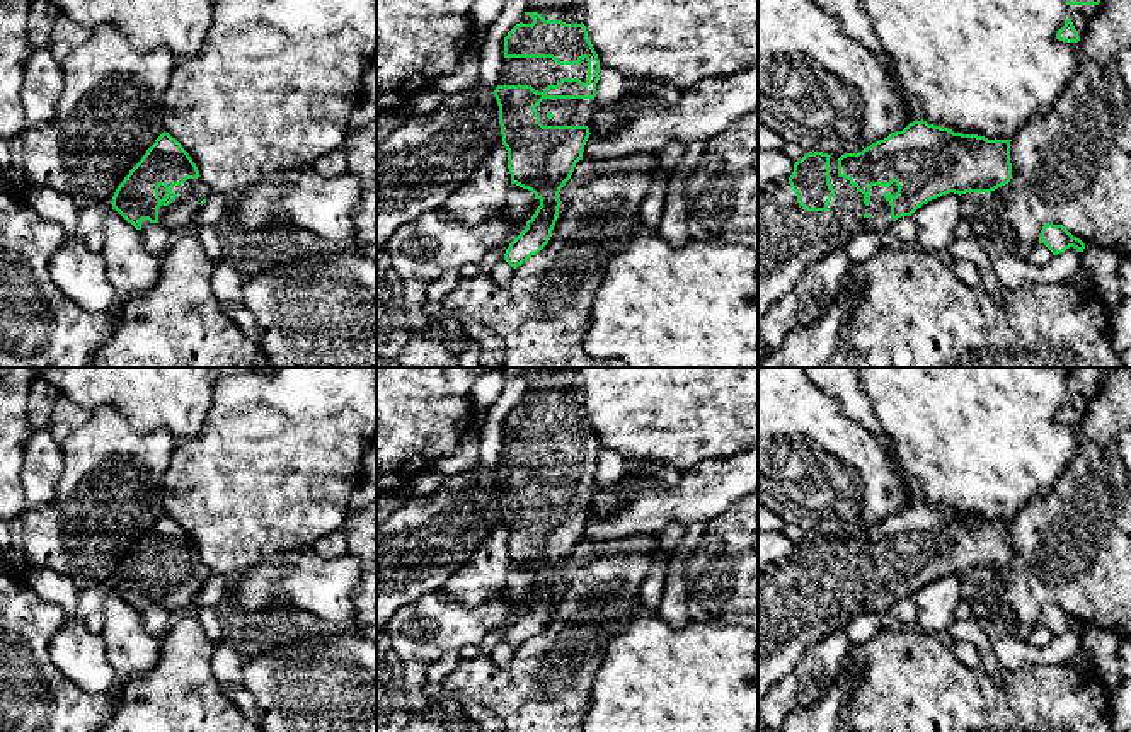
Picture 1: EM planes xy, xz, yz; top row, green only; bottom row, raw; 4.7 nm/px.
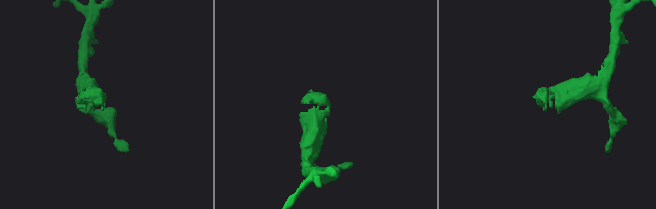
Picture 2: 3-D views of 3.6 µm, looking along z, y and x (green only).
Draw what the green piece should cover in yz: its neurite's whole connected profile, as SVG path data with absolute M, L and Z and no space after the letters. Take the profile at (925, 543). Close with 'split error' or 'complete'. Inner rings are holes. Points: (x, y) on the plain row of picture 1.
M913 502L903 512L841 538L806 535L787 563L758 567L758 703L809 645L864 613L889 613L901 598L949 574L991 574L1012 560L1012 521L988 521Z; split error

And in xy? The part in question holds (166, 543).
M164 512L118 567L111 586L140 613L162 604L177 615L187 611L210 577L189 535Z; split error

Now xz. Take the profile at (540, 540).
M525 368L526 393L504 419L504 439L494 478L499 487L502 526L508 531L511 565L528 570L540 582L526 609L509 625L504 642L518 649L550 621L559 574L583 541L589 519L600 441L583 405L583 381L574 368Z; split error

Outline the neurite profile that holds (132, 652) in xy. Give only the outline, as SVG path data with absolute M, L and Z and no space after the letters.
M111 591L100 615L104 616L100 637L118 683L150 674L158 664L160 640L145 632L141 613Z

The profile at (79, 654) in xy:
M75 615L51 637L49 657L68 681L87 693L107 693L118 684L102 637Z

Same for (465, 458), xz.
M472 422L470 431L462 439L458 448L451 455L438 460L433 468L443 475L468 473L475 470L480 463L480 429L482 427L477 422Z

